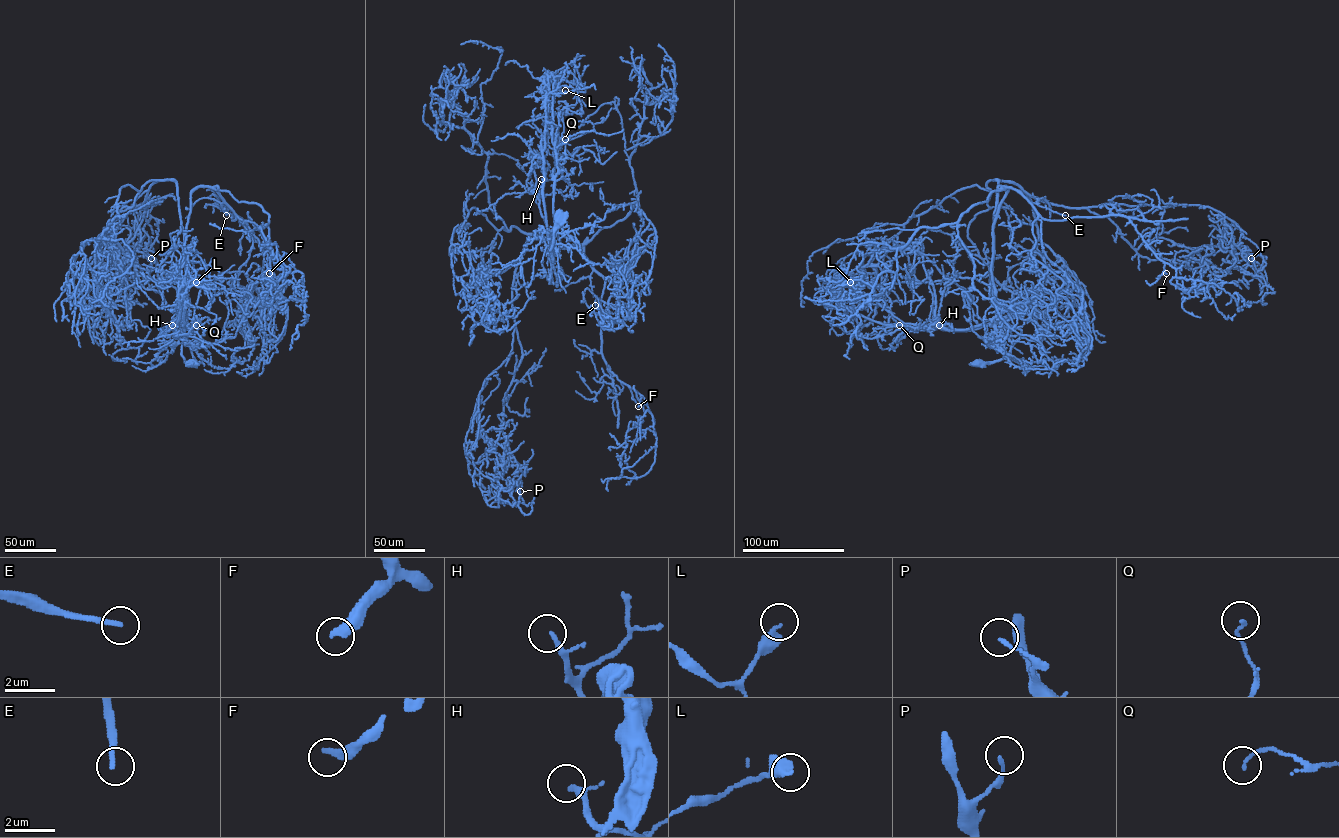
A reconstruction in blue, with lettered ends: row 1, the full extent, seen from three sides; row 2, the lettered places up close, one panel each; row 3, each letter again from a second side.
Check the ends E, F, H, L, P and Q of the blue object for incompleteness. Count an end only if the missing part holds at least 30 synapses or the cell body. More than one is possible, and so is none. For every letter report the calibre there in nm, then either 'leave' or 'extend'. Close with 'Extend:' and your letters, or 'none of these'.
E: 220 nm | extend
F: 360 nm | extend
H: 170 nm | extend
L: 340 nm | leave
P: 130 nm | leave
Q: 110 nm | leave
Extend: E, F, H

